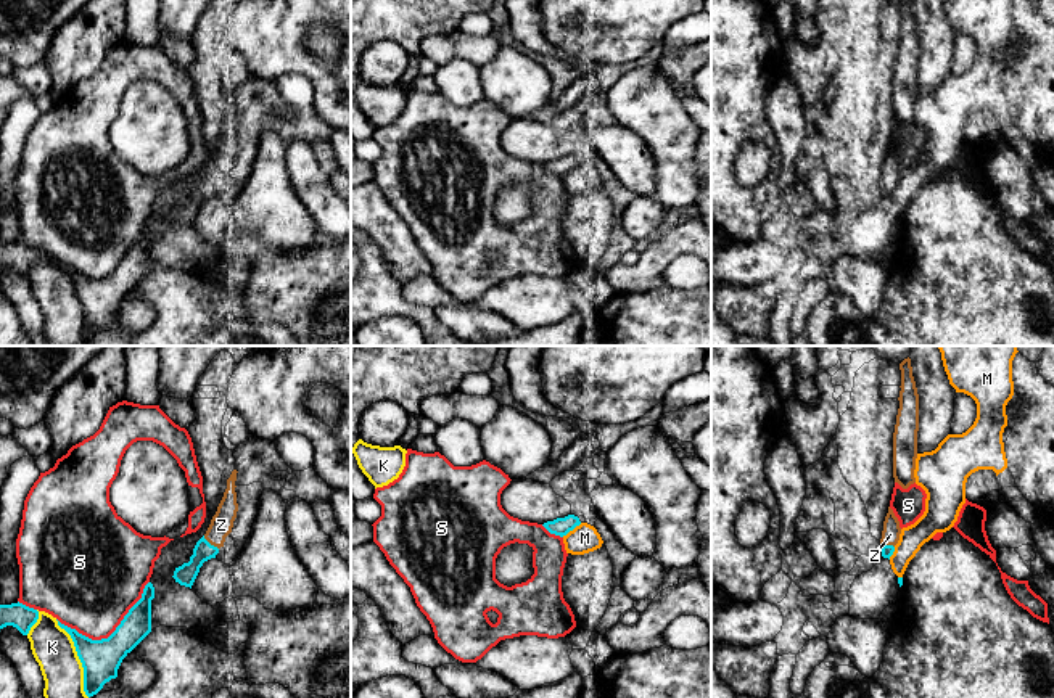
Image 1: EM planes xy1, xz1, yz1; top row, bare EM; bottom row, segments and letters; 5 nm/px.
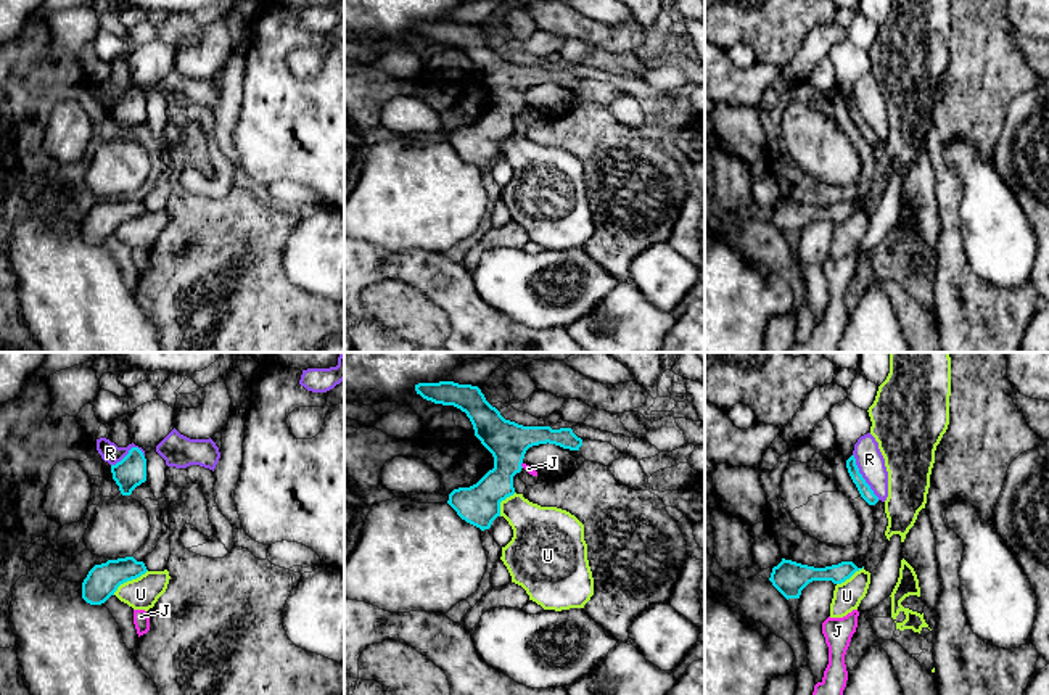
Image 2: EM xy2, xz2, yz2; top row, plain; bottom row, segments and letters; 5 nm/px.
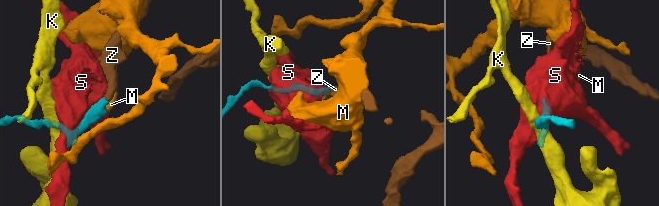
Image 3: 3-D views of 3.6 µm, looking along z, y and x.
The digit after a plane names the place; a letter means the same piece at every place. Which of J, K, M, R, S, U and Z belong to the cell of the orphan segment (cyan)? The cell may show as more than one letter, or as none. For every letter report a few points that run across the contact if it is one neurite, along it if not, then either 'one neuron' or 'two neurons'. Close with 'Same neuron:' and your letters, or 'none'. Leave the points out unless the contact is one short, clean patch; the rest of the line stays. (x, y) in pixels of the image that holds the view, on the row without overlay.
J: xz2 (522, 102), (523, 106) | two neurons
K: two neurons
M: two neurons
R: two neurons
S: two neurons
U: xy2 (147, 209), (124, 221), (113, 234) | two neurons
Z: one neuron
Same neuron: Z

